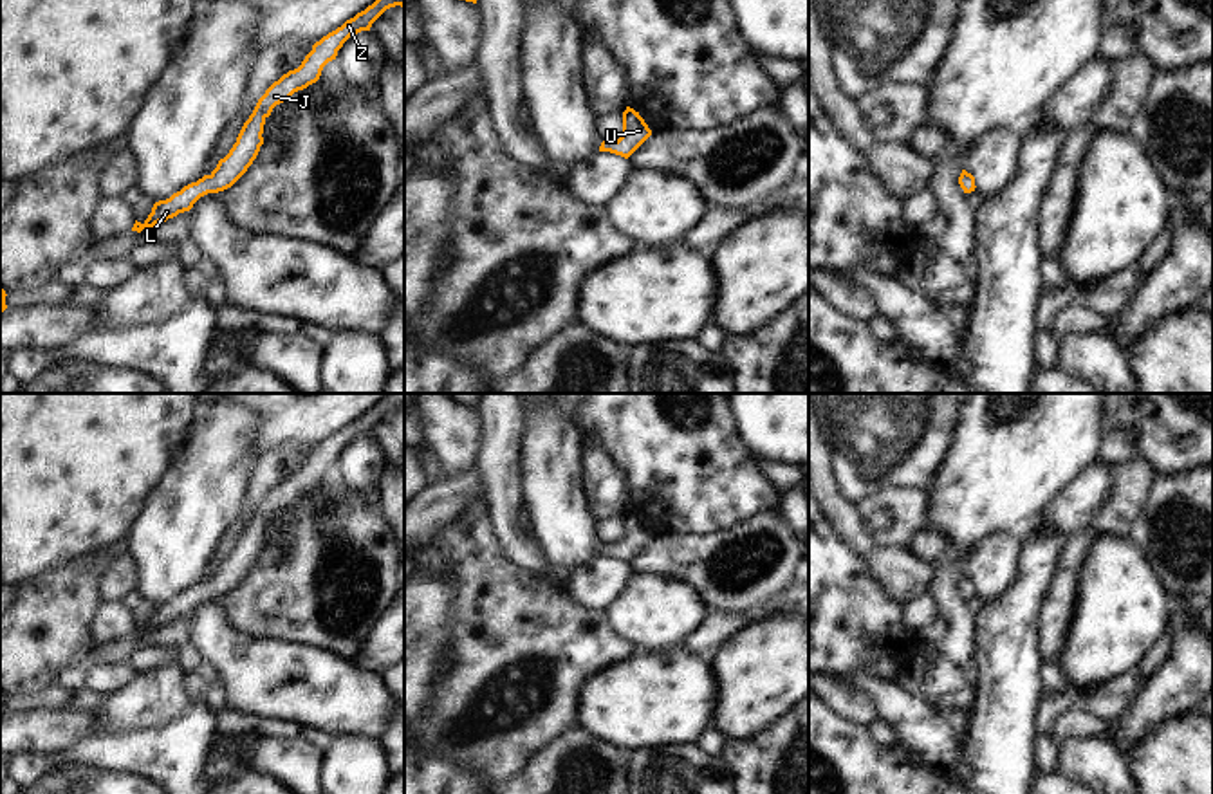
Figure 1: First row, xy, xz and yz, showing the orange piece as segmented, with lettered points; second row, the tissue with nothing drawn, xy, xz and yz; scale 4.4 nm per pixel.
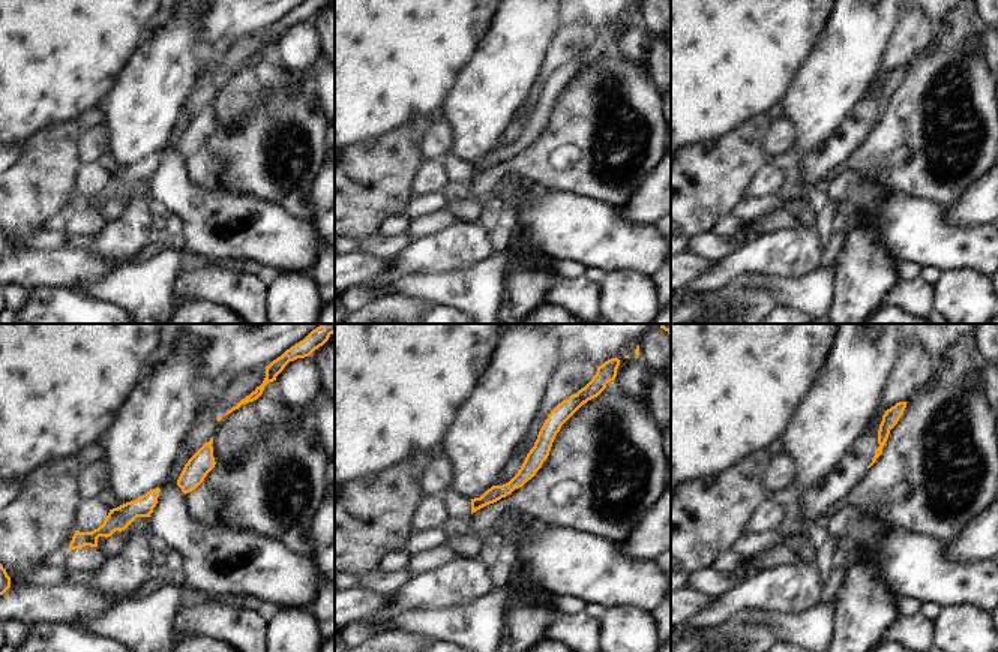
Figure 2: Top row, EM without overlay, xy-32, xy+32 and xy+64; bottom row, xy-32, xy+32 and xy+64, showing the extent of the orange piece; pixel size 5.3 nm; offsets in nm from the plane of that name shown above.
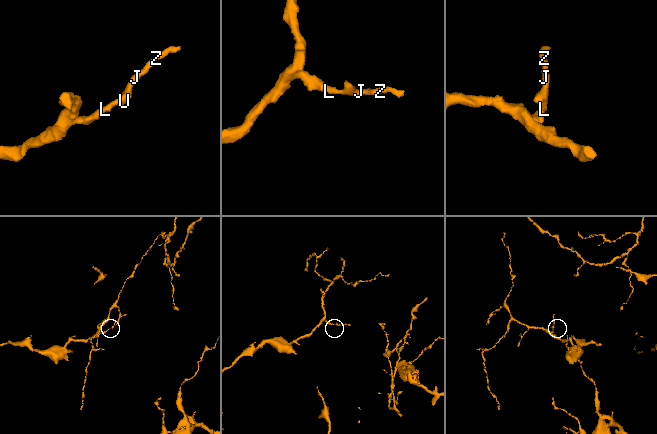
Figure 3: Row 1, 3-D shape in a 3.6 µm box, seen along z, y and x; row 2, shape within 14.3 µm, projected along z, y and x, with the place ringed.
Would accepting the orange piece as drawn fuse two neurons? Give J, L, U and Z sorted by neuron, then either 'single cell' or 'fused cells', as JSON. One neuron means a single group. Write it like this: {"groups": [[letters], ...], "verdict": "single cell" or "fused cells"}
{"groups": [["J", "L", "U", "Z"]], "verdict": "single cell"}

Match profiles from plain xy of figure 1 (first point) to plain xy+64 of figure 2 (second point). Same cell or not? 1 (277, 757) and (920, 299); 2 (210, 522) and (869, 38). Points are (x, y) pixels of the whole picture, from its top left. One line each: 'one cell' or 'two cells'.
1: one cell
2: one cell

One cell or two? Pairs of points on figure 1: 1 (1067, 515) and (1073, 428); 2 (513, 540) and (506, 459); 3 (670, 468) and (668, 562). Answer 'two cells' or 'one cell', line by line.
1: two cells
2: one cell
3: two cells

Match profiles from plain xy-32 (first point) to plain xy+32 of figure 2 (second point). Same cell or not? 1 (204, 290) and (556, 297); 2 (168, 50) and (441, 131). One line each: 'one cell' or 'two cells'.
1: one cell
2: two cells

